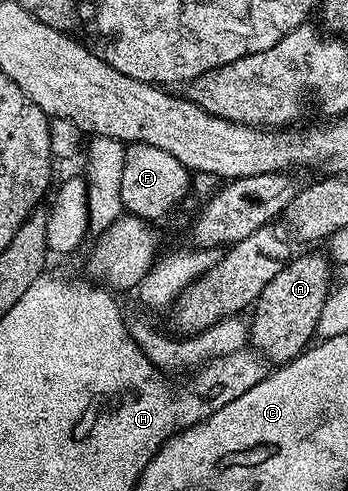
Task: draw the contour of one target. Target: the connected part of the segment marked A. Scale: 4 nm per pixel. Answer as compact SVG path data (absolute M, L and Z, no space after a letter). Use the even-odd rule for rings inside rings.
M325 253L323 255L302 254L299 258L293 258L291 257L283 265L280 272L276 272L276 276L272 276L272 280L268 280L268 284L264 284L264 292L260 292L260 296L252 307L254 319L249 319L248 322L249 345L270 364L290 362L297 354L301 354L311 345L310 337L315 337L316 331L319 329L321 308L325 304L327 294L332 289L332 283L330 283L332 262Z

